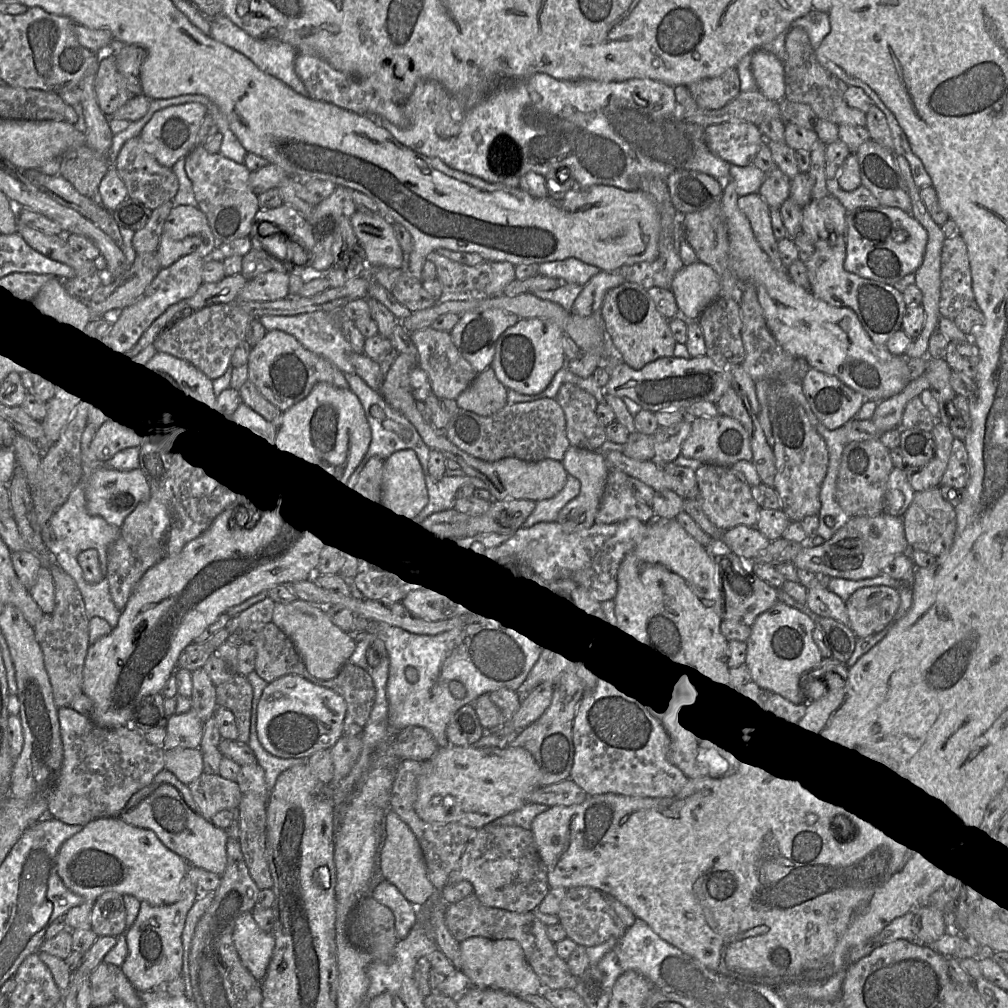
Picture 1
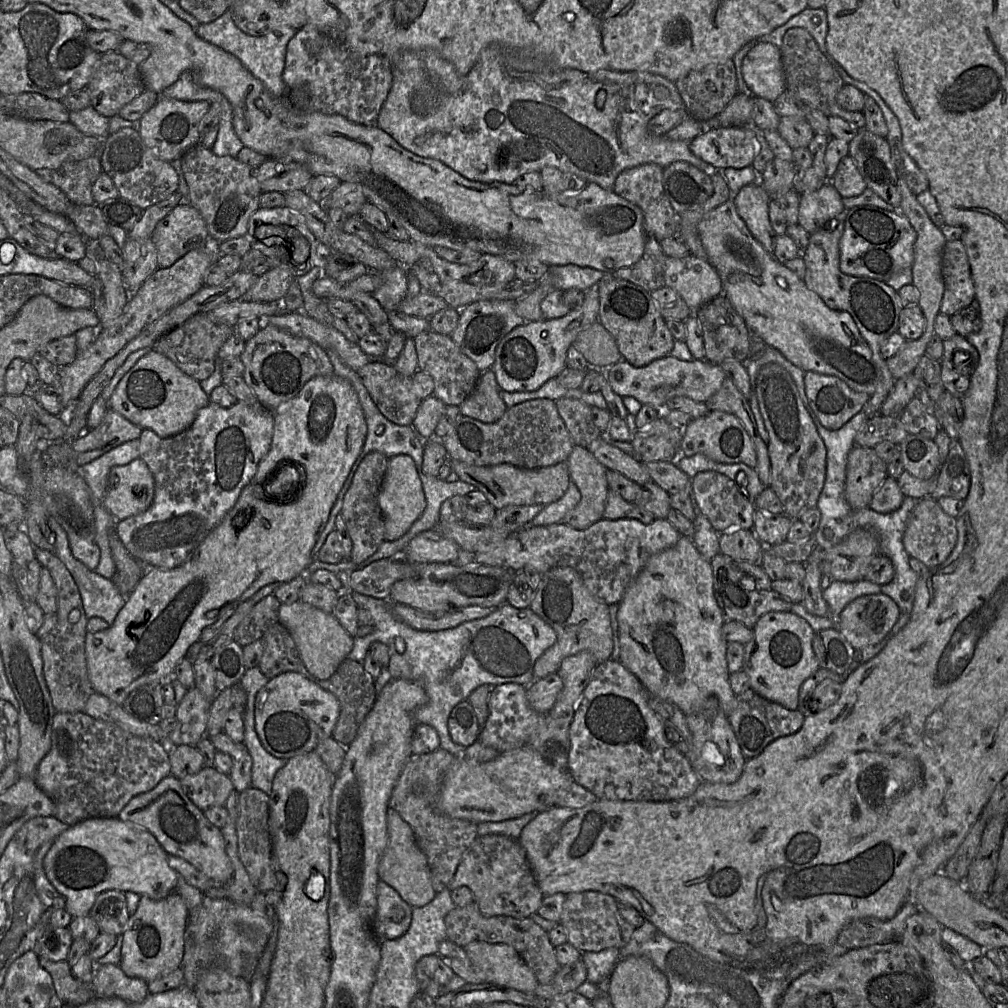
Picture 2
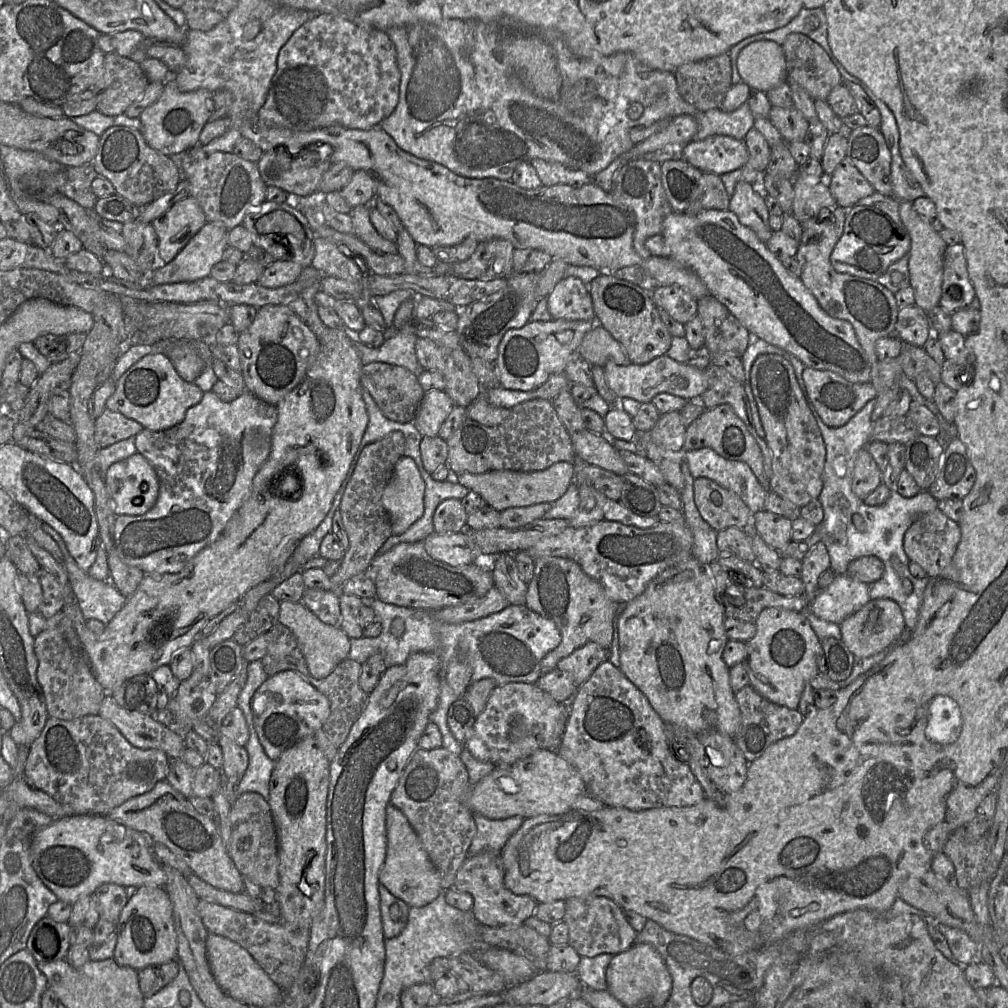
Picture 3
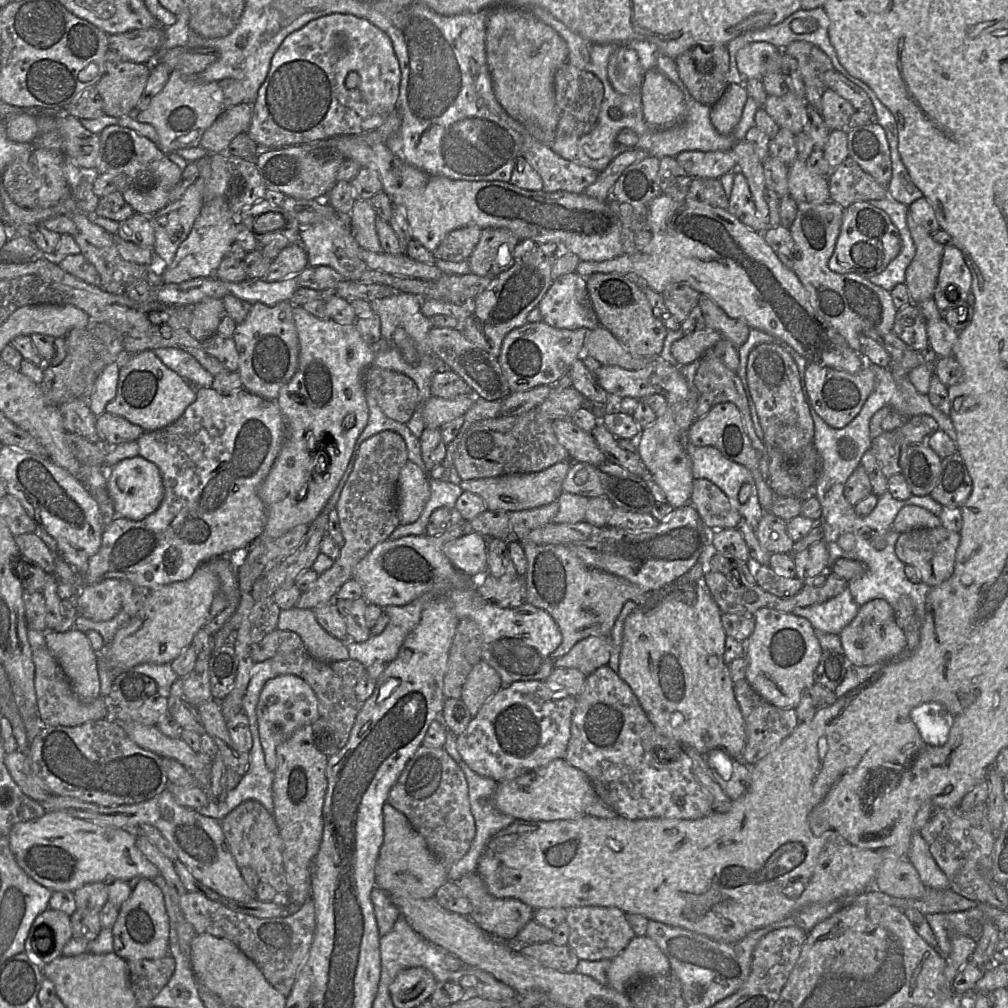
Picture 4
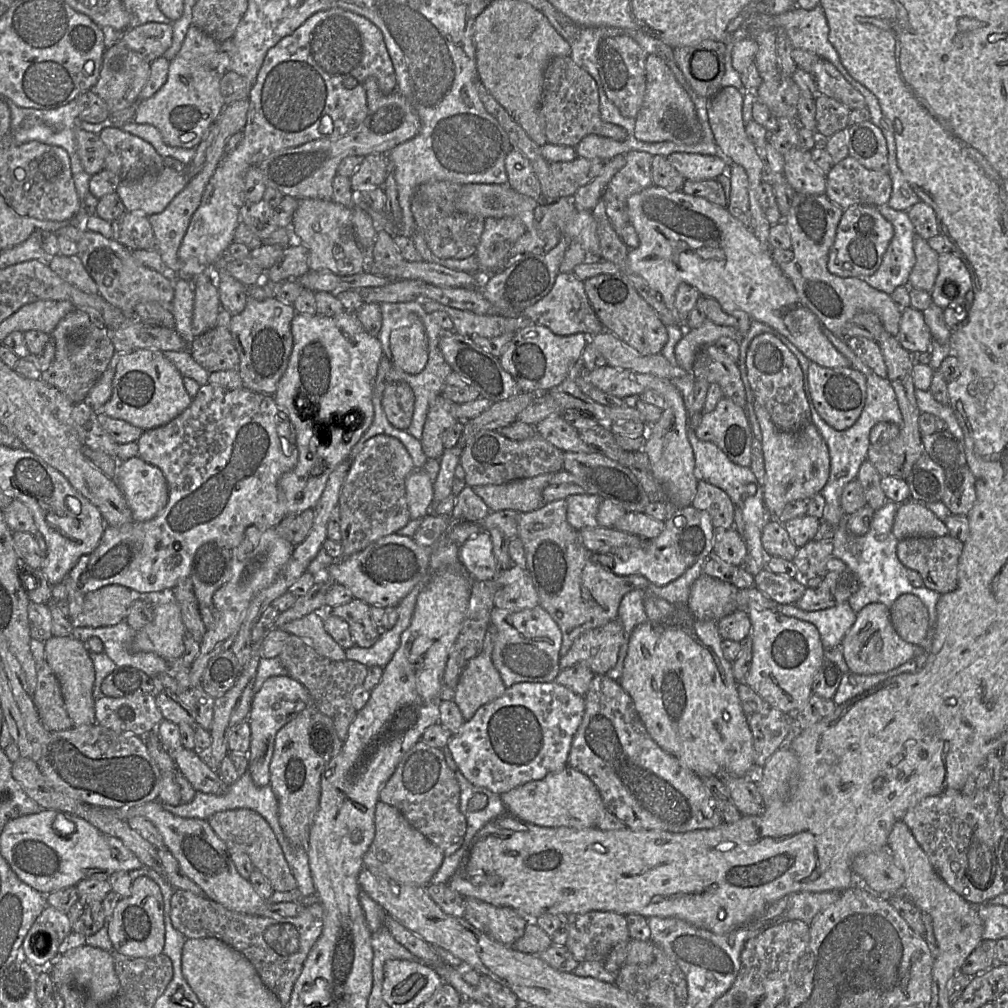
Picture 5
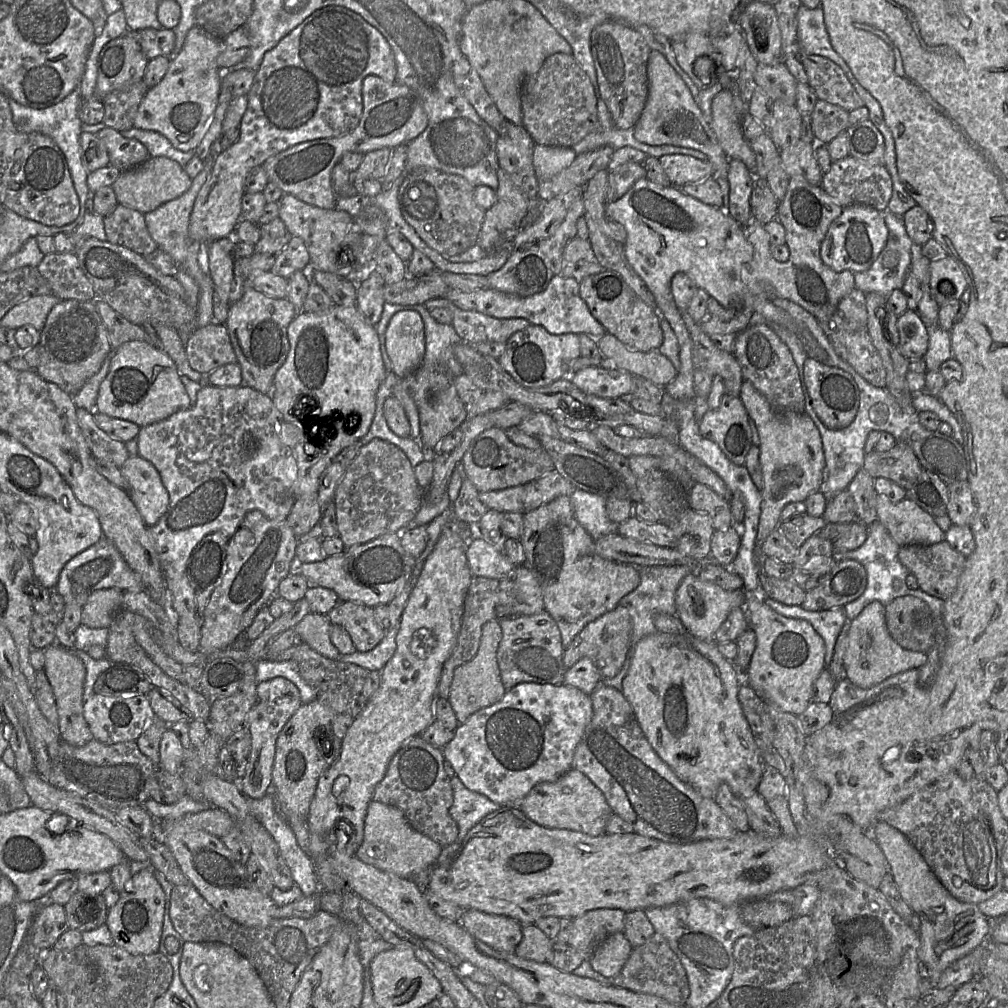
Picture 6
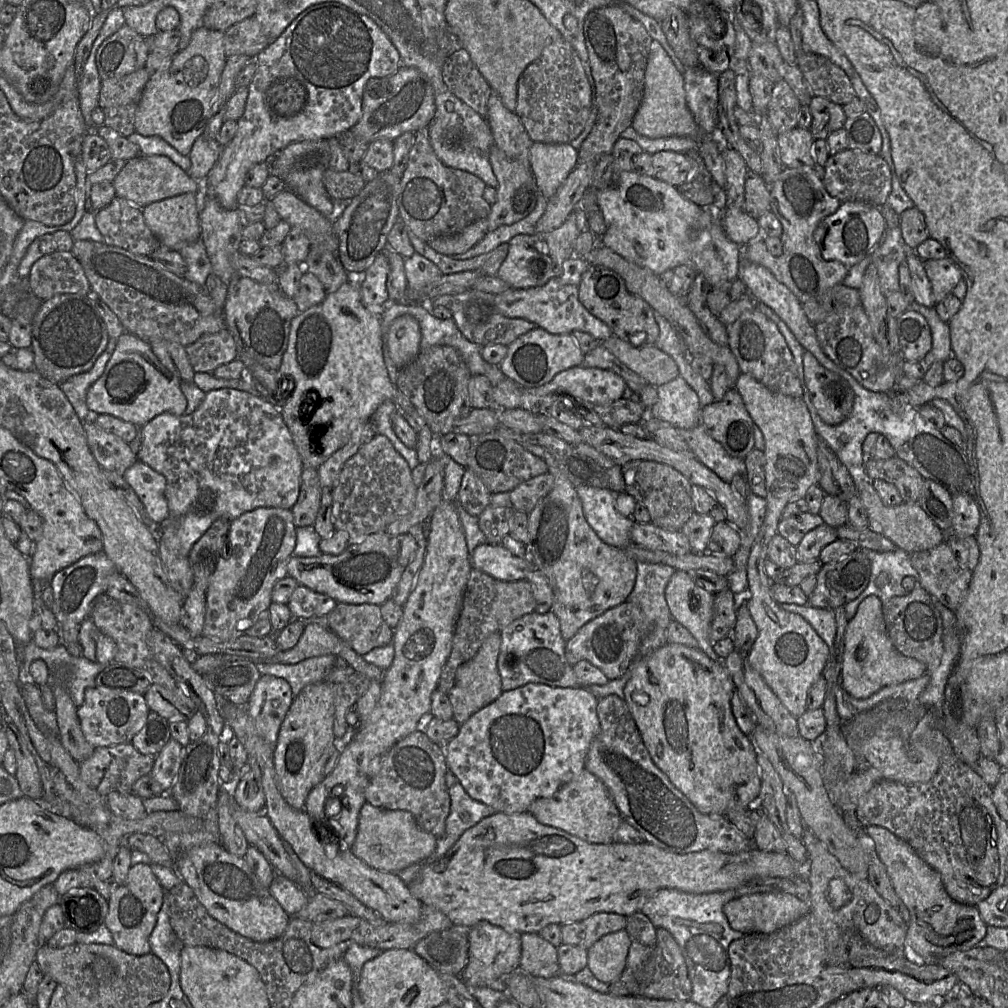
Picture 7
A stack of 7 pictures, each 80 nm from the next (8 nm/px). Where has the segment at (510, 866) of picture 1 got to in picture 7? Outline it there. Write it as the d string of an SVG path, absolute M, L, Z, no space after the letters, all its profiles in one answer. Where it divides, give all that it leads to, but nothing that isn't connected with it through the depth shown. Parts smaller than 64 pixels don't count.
M480 921L468 929L467 937L469 940L468 959L459 974L467 987L487 987L487 984L495 979L508 975L519 968L521 934L507 932L487 921Z

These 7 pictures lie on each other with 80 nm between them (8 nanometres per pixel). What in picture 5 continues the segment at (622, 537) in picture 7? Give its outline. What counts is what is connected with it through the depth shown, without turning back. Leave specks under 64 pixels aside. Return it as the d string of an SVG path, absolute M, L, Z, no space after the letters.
M575 494L566 500L567 522L577 531L598 526L596 515L603 498L593 494Z

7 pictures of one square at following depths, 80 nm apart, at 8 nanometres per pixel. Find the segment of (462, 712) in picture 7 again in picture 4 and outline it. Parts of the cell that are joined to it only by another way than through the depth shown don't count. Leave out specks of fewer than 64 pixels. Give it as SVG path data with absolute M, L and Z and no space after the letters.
M480 660L470 671L462 689L461 699L466 704L472 717L475 717L483 704L501 688L499 674L485 661Z

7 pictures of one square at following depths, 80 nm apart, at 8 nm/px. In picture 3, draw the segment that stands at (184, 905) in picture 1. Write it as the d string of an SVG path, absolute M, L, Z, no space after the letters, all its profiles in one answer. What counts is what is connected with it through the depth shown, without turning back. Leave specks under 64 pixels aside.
M141 886L128 899L116 924L115 961L139 971L148 966L178 960L178 941L174 926L173 905L164 887Z

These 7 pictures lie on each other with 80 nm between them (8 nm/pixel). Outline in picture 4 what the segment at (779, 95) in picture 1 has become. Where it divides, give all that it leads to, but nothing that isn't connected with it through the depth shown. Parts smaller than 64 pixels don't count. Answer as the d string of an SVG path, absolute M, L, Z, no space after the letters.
M768 42L748 43L736 54L737 69L745 80L762 79L766 73L781 71L783 52Z

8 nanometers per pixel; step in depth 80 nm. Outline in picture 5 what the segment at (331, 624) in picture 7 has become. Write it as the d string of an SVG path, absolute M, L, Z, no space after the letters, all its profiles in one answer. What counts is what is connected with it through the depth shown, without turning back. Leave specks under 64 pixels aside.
M352 599L349 603L335 606L329 611L331 614L344 619L349 625L349 632L355 645L362 648L369 648L378 640L380 634L377 631L371 617L371 606L360 599Z

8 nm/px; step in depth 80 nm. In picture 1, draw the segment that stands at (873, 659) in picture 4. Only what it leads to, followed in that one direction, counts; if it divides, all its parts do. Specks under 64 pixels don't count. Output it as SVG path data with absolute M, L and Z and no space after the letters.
M892 587L860 588L845 601L848 626L857 638L872 636L888 625L899 605L899 592Z

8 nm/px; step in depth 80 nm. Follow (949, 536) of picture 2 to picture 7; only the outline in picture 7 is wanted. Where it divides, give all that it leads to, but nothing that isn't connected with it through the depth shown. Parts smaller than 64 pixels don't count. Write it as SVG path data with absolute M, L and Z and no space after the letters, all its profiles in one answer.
M946 537L944 542L932 549L909 554L911 564L919 575L919 585L953 612L957 610L968 592L972 571L958 563L946 543Z

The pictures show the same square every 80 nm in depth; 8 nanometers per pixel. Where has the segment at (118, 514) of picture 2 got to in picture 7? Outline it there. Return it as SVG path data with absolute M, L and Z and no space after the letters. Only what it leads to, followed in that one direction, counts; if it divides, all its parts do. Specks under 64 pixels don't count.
M139 460L123 476L141 501L147 517L158 525L166 522L169 518L166 478Z

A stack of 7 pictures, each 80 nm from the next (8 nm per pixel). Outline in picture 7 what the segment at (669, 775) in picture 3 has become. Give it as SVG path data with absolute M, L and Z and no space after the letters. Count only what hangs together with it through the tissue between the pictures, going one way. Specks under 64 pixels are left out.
M616 695L597 699L599 731L585 759L585 770L599 778L608 789L622 821L627 822L650 843L675 854L703 850L728 854L753 847L725 815L703 814L679 791L652 761L626 702Z

